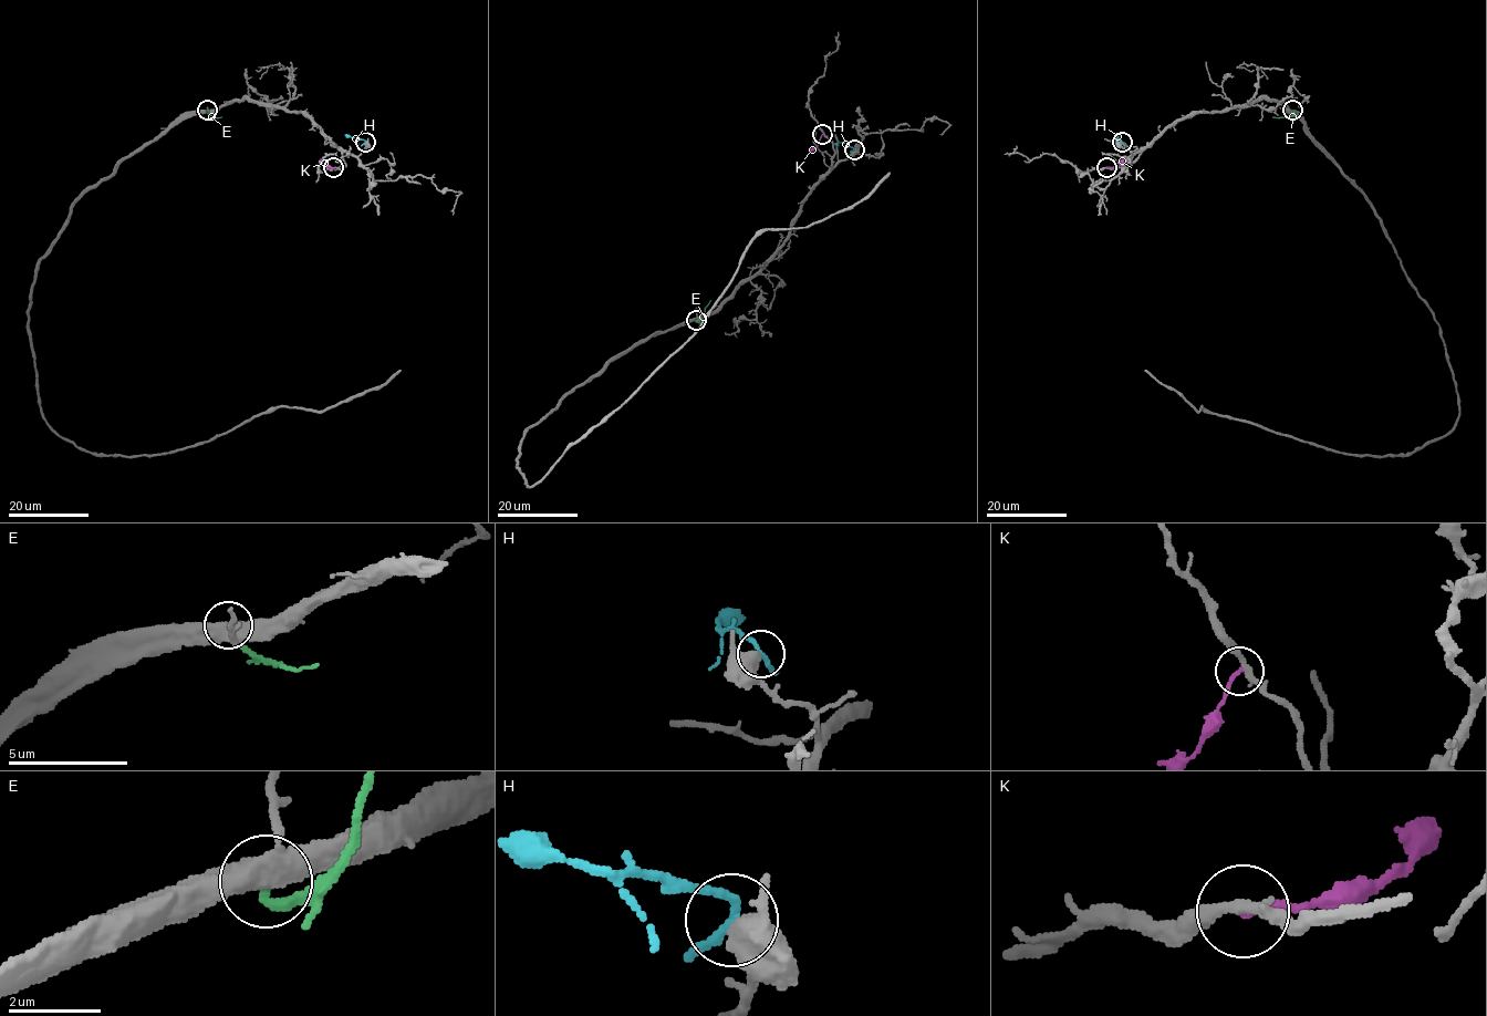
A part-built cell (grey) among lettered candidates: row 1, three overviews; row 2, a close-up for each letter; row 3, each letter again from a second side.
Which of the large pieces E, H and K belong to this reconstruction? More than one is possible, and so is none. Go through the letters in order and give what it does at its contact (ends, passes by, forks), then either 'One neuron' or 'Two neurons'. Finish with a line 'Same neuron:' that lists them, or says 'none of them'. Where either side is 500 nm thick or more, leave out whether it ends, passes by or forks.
E: It ends there. Two neurons
H: Two neurons
K: It ends there. Two neurons
Same neuron: none of them

